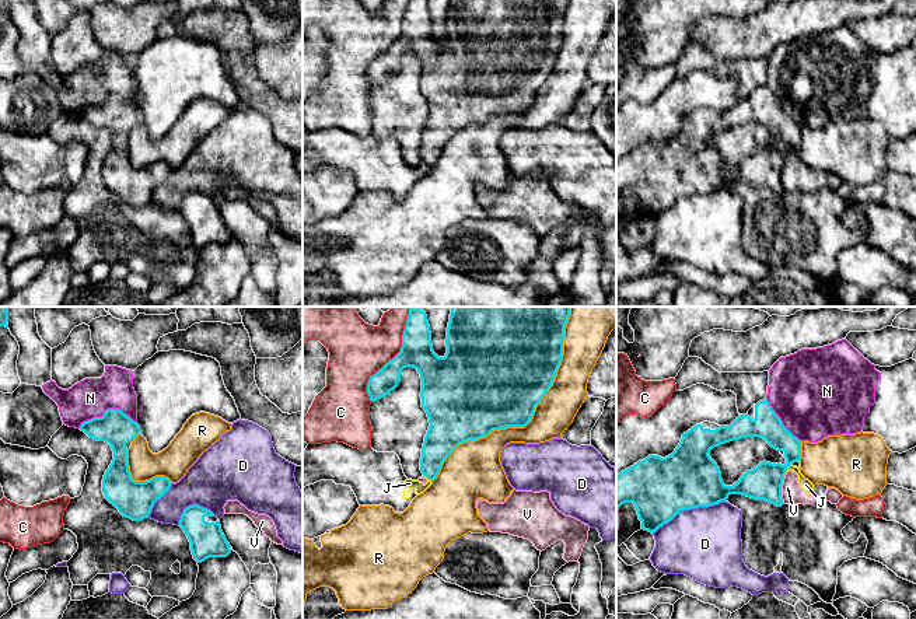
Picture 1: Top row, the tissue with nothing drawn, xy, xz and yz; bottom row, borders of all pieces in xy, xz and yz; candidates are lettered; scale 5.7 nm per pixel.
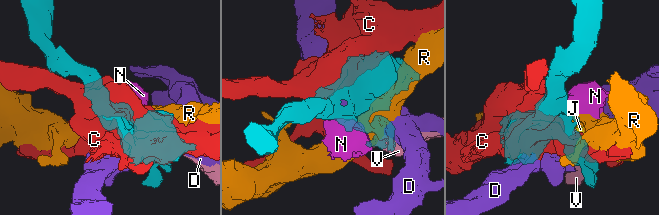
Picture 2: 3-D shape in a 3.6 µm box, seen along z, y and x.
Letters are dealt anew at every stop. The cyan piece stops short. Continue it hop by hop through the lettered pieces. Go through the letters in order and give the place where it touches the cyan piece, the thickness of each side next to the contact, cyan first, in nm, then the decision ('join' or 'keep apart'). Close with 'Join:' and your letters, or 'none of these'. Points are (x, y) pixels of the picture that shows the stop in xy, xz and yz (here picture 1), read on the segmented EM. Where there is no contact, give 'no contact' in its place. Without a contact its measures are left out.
C: contact xz (395, 356); calibres 180 and 320 nm; keep apart
D: contact yz (689, 509); calibres 360 and 420 nm; keep apart
J: contact xz (427, 478); calibres 190 and 60 nm; keep apart
N: contact xy (107, 411); calibres 200 and 220 nm; keep apart
R: contact xz (531, 418); calibres 460 and 220 nm; keep apart
V: contact yz (780, 488); calibres 200 and 120 nm; keep apart
Join: none of these

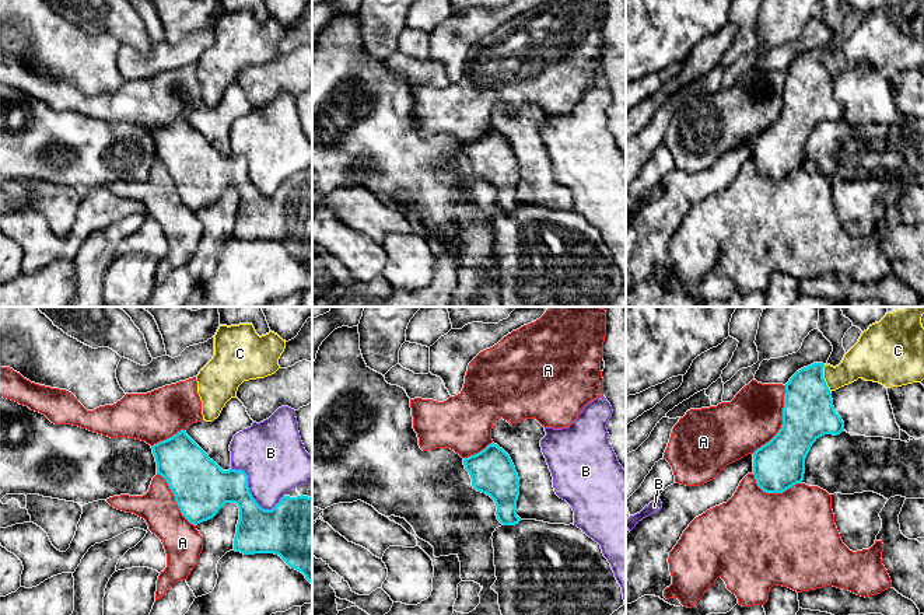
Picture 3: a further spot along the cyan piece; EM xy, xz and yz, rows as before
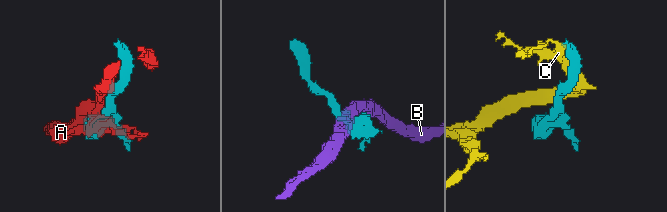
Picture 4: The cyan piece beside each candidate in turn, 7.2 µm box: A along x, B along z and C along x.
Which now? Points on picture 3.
A: contact yz (783, 422); calibres 300 and 320 nm; keep apart
B: contact xy (251, 495); calibres 260 and 360 nm; keep apart
C: contact yz (823, 378); calibres 300 and 200 nm; keep apart
Join: none of these

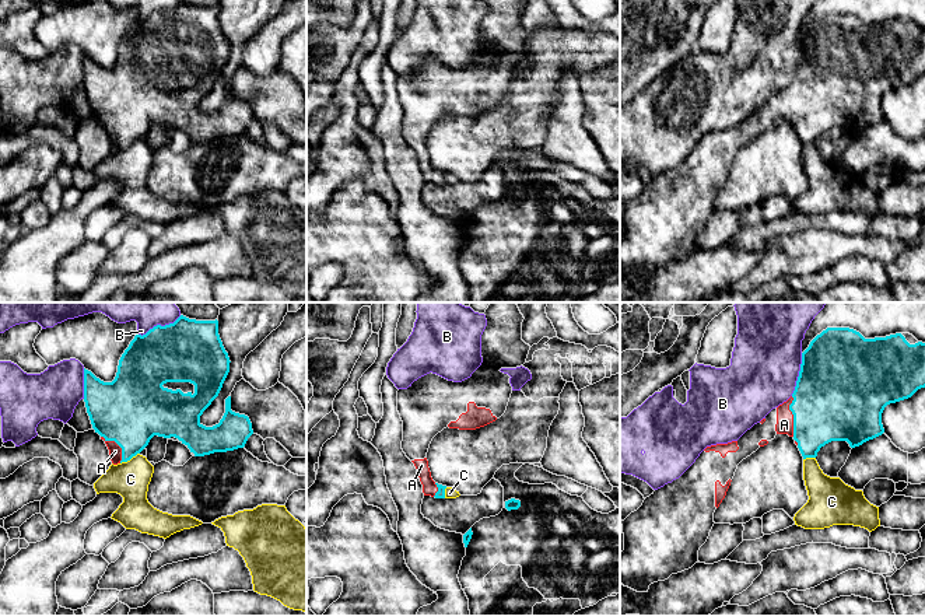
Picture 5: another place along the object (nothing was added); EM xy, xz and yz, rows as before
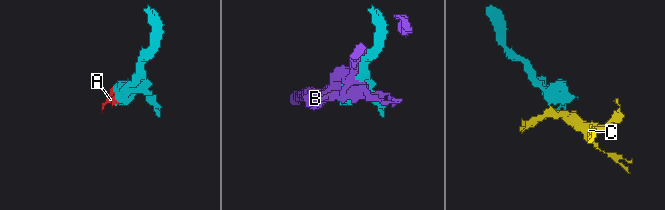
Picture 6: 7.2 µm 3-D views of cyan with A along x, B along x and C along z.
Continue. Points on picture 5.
A: contact yz (794, 416); calibres 460 and 100 nm; join
B: contact xy (158, 325); calibres 360 and 260 nm; keep apart
C: contact xy (129, 459); calibres 340 and 220 nm; keep apart
Join: A

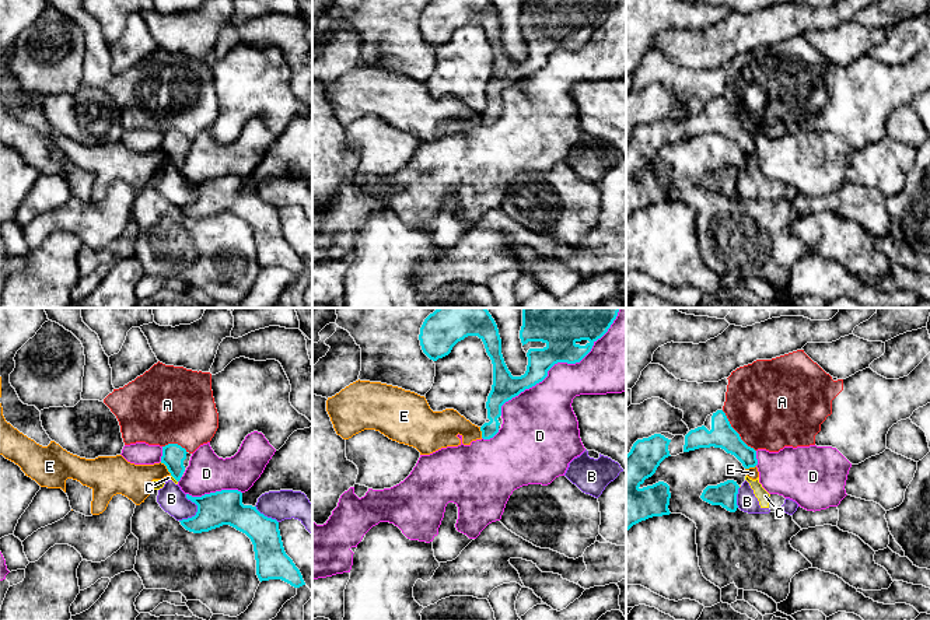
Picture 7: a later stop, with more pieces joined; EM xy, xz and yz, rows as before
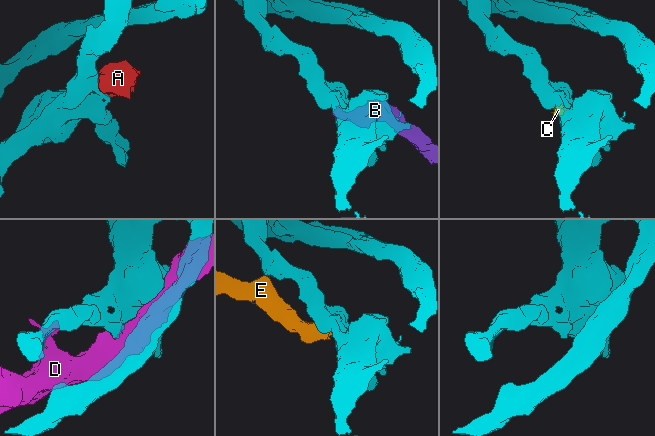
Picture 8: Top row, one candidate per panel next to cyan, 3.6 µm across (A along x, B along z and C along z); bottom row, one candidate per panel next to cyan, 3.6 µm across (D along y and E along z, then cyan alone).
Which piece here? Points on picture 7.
A: contact yz (736, 431); calibres 150 and 500 nm; keep apart
B: contact xy (198, 511); calibres 200 and 160 nm; keep apart
C: contact xy (174, 477); calibres 130 and 60 nm; keep apart
D: contact xz (560, 361); calibres 320 and 260 nm; keep apart
E: contact xy (167, 468); calibres 130 and 190 nm; keep apart
Join: none of these

